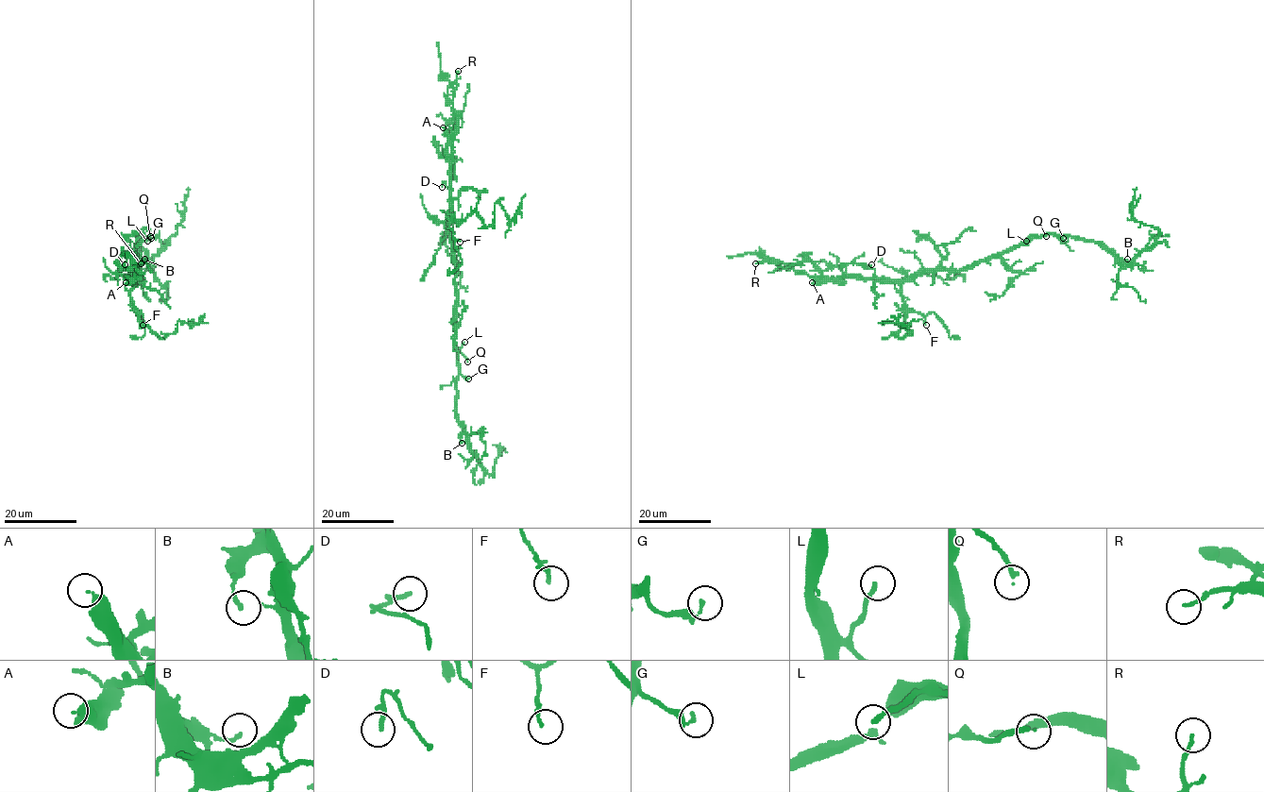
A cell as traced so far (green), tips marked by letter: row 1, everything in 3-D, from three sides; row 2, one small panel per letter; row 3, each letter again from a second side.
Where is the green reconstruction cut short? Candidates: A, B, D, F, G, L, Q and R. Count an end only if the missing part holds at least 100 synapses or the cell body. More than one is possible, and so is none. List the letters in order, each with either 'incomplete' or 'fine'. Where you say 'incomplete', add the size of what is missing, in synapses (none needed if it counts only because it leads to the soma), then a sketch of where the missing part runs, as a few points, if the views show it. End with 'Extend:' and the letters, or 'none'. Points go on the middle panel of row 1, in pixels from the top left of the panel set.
A: incomplete | 500 syn | (443, 127), (438, 120), (432, 121), (433, 114), (439, 154), (417, 247), (426, 344)
B: fine
D: fine
F: fine
G: fine
L: fine
Q: fine
R: fine
Extend: A

